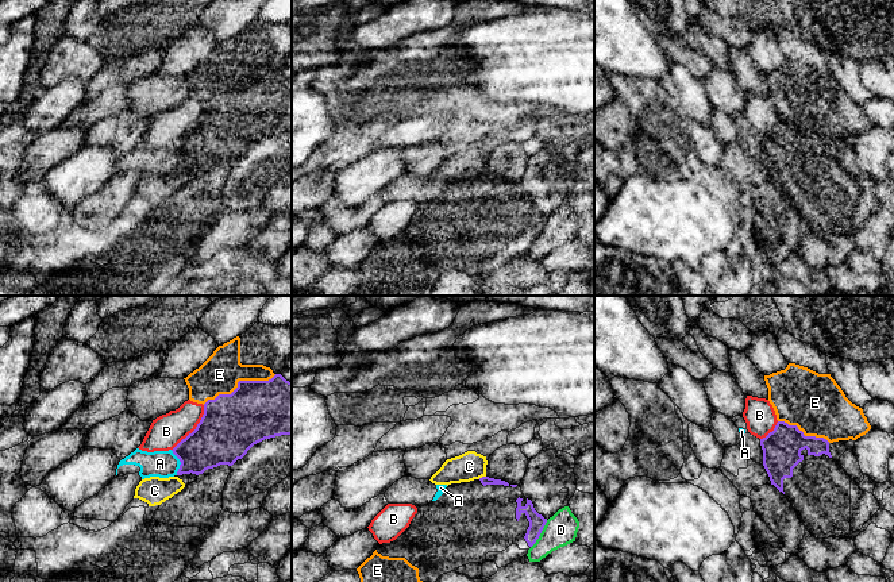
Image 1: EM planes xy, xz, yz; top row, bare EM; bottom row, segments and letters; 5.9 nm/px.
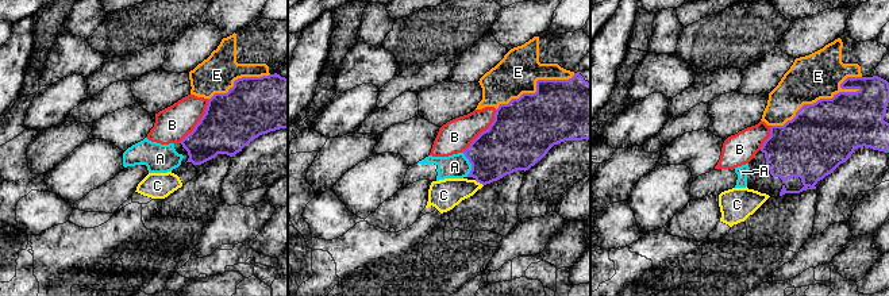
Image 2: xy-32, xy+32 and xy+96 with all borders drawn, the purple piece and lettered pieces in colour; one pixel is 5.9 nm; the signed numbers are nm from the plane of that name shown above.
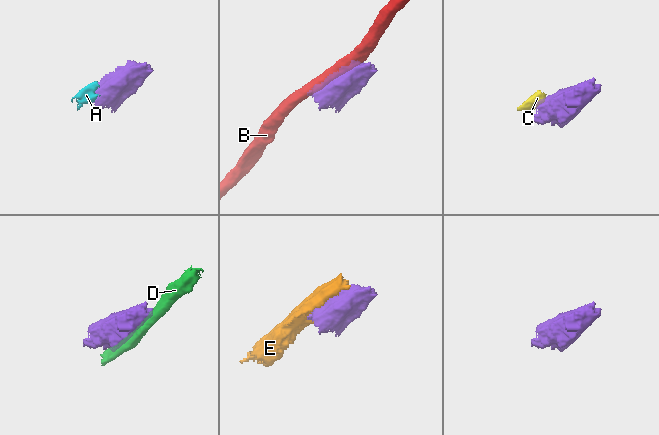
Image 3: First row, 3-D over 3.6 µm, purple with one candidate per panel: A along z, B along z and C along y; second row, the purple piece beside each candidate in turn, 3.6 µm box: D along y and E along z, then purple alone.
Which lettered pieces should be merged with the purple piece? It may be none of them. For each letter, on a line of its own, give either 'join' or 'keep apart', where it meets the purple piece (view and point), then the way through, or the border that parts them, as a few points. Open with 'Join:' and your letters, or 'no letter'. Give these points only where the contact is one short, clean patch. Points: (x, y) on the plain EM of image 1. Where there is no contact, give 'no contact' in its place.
Join: no letter
A: keep apart; meets purple in xy at (180, 158); border along xy (170, 147), (180, 160), (177, 172)
B: keep apart; meets purple in xy at (196, 126)
C: keep apart; meets purple in xz at (482, 174); border along xz (485, 173), (478, 176)
D: keep apart; meets purple in xz at (540, 230)
E: keep apart; meets purple in xy at (238, 80)

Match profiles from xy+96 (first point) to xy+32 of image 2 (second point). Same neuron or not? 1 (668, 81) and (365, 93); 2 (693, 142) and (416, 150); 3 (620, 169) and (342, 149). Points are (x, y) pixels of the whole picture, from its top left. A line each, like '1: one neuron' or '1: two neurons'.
1: two neurons
2: one neuron
3: one neuron

